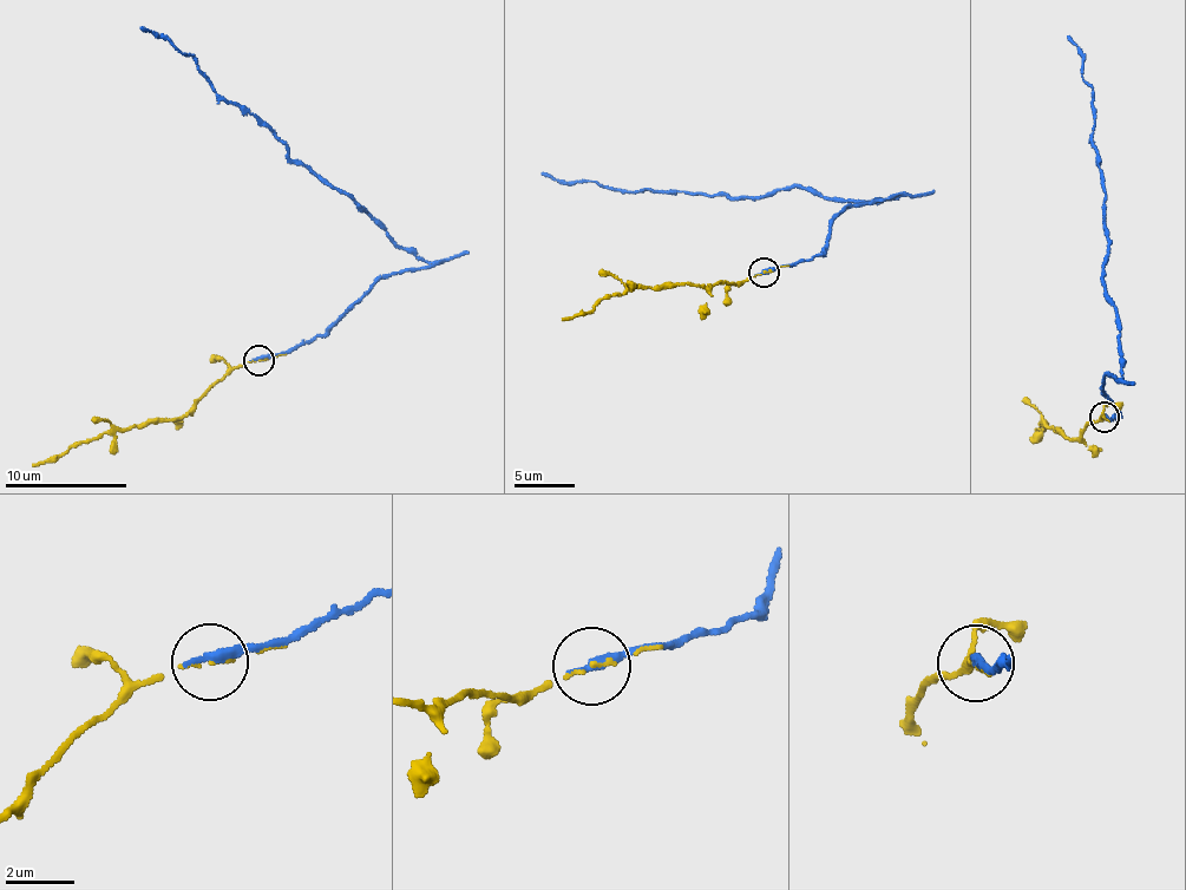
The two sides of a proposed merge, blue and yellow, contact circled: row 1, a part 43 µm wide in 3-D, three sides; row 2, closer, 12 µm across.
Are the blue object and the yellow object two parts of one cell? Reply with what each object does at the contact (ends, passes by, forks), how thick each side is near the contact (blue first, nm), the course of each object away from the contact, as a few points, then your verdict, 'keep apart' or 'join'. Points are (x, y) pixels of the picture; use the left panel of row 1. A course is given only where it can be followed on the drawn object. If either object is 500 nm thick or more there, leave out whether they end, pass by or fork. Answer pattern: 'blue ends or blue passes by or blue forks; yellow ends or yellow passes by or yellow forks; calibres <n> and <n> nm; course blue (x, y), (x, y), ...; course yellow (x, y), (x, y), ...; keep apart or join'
blue ends; yellow ends; calibres 320 and 90 nm; course blue (259, 358), (312, 342), (378, 279), (425, 263), (296, 164), (198, 61), (142, 27); course yellow (259, 361), (230, 367), (188, 414), (111, 430), (33, 466); join

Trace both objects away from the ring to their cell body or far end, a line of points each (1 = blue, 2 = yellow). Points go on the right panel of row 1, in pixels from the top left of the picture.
1: (1103, 414), (1120, 416), (1101, 388), (1107, 374), (1121, 378), (1119, 334), (1105, 277), (1092, 95), (1068, 37)
2: (1103, 418), (1101, 414), (1073, 439), (1043, 420), (1047, 424), (1040, 421), (1041, 431), (1036, 431)

